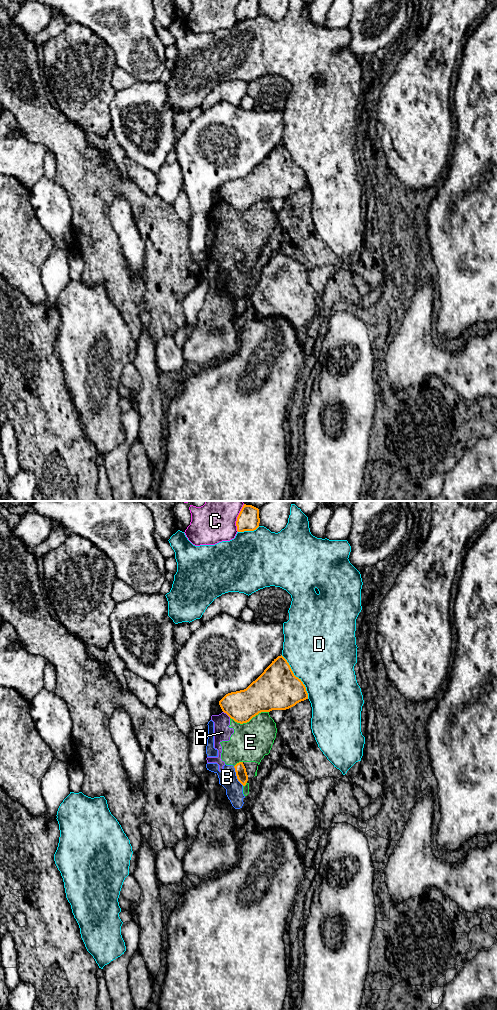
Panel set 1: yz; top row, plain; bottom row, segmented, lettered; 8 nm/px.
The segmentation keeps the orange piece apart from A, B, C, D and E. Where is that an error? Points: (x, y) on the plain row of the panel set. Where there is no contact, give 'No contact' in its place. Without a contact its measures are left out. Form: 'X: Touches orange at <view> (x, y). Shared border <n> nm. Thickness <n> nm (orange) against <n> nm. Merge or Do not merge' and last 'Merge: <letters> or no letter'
A: Touches orange at yz (227, 202). Shared border 80 nm. Thickness 260 nm (orange) against 140 nm. Do not merge
B: Touches orange at yz (236, 263). Shared border 180 nm. Thickness 90 nm (orange) against 140 nm. Do not merge
C: Touches orange at yz (236, 10). Shared border 160 nm. Thickness 160 nm (orange) against 280 nm. Do not merge
D: Touches orange at yz (297, 165). Shared border 420 nm. Thickness 360 nm (orange) against 500 nm. Do not merge
E: Touches orange at yz (249, 208). Shared border 320 nm. Thickness 280 nm (orange) against 320 nm. Do not merge
Merge: no letter

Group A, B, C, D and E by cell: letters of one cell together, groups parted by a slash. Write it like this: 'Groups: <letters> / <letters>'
Groups: A B E / C / D

